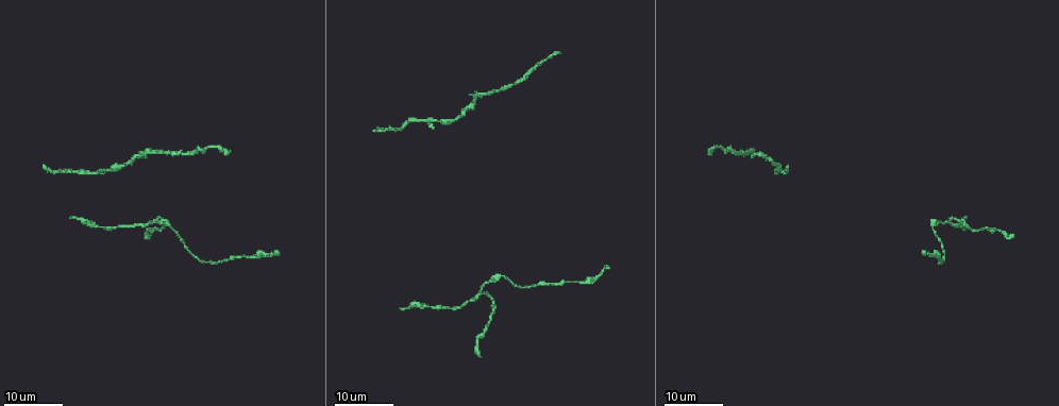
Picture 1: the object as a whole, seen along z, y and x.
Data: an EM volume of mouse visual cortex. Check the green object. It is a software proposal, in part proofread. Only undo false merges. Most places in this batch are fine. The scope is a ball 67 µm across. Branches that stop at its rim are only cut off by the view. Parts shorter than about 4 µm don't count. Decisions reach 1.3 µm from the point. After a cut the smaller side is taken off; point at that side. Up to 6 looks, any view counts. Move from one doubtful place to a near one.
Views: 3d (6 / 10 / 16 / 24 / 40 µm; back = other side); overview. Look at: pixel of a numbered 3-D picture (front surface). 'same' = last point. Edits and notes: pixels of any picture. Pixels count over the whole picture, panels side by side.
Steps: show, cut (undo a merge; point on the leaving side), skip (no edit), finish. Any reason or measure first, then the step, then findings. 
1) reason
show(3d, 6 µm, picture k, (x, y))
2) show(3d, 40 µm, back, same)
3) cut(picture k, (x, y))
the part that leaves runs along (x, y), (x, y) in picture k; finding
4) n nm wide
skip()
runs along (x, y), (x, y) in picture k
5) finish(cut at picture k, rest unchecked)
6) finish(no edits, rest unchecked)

sudden change in width
show(3d, 16 µm, picture 1, (584, 282))

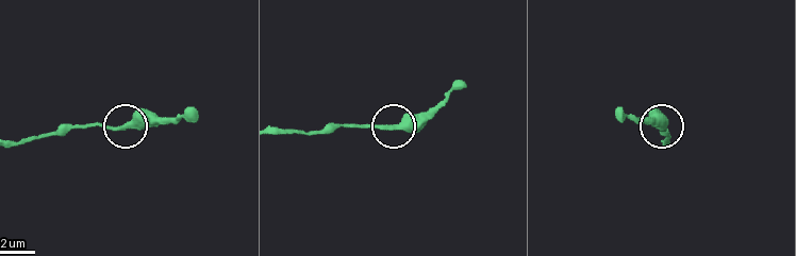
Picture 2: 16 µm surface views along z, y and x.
show(3d, 6 µm, picture 2, (387, 126))

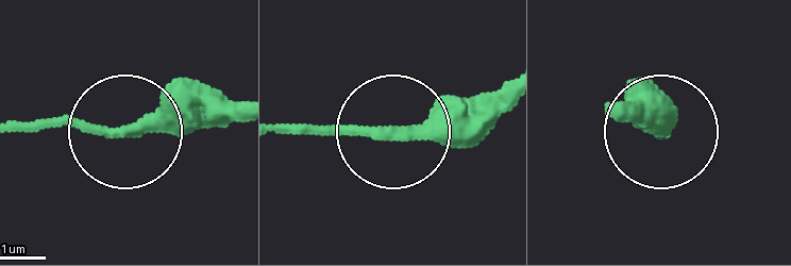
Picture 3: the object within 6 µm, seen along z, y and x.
skip()
runs along (285, 130), (498, 118) in picture 3; continuous, no second neuron

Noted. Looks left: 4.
a narrow waist
show(3d, 24 µm, picture 1, (430, 306))

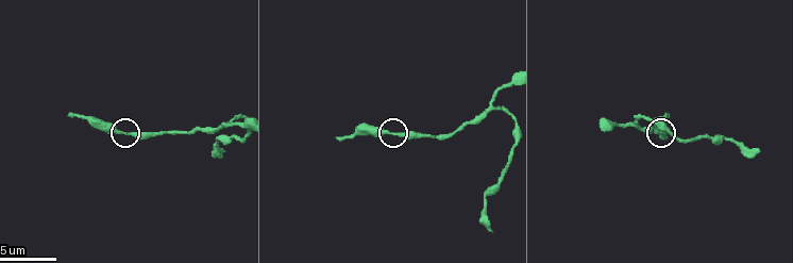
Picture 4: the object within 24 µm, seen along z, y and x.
show(3d, 6 µm, picture 4, (396, 134))

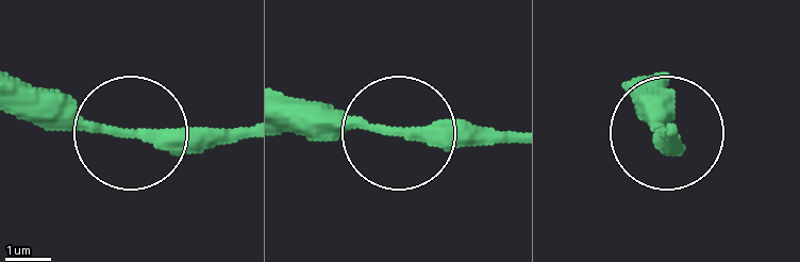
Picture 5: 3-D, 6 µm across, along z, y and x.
skip()
one neuron here

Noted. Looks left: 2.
calibre changes
show(3d, 10 µm, picture 4, (234, 134))

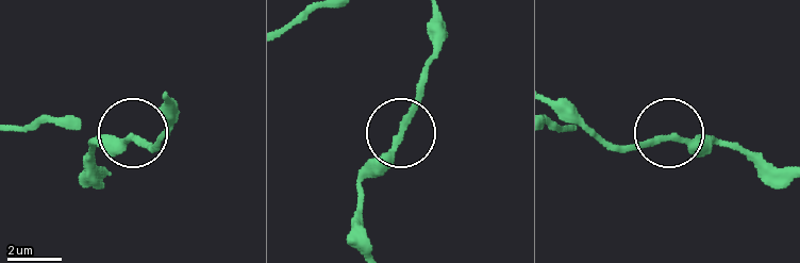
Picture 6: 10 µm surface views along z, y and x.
skip()
all the same neuron

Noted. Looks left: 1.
finish(no edits, rest unchecked)

